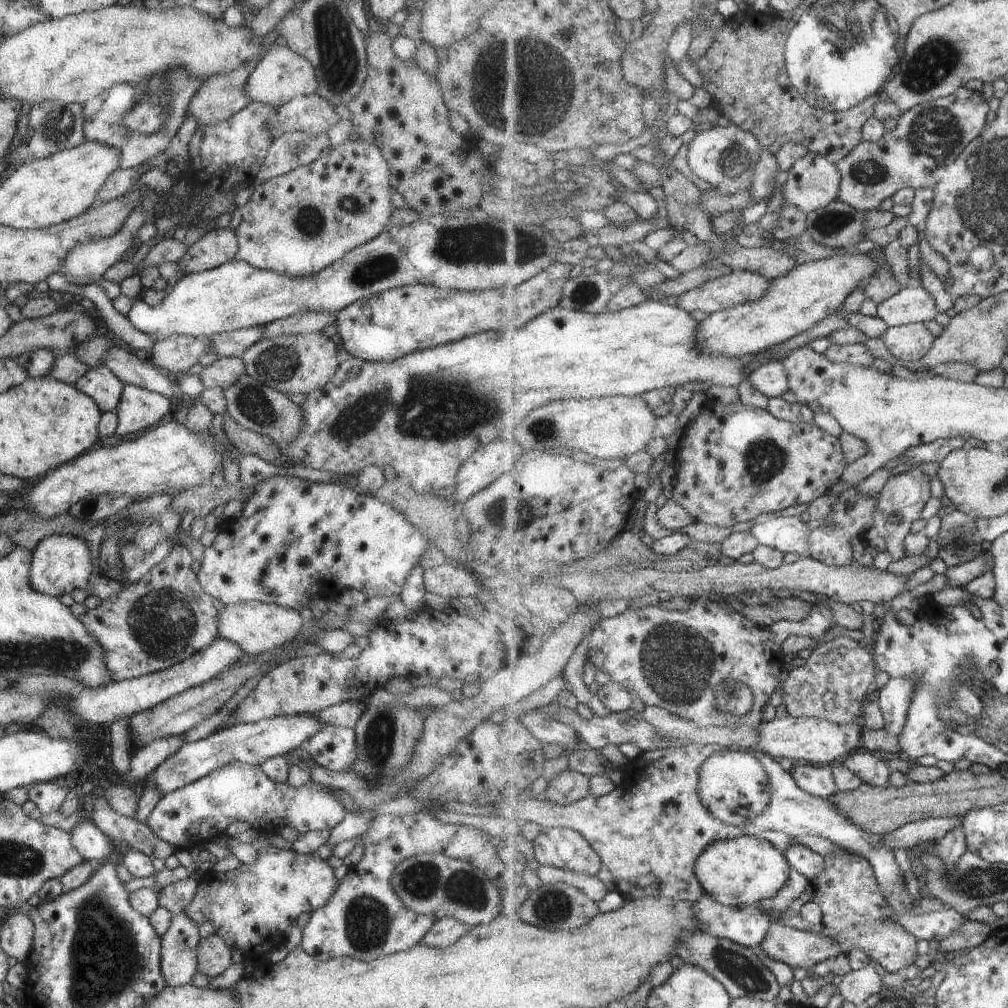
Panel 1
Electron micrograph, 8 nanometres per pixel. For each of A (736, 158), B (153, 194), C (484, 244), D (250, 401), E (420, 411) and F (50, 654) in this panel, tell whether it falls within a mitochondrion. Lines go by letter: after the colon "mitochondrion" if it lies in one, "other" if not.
A: mitochondrion
B: other
C: mitochondrion
D: mitochondrion
E: mitochondrion
F: mitochondrion

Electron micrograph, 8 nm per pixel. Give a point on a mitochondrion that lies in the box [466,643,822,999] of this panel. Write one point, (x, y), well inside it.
(738, 968)

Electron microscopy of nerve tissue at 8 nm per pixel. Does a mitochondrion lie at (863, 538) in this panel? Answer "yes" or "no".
no

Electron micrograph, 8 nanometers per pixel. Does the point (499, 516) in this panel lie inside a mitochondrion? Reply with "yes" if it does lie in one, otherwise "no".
yes

